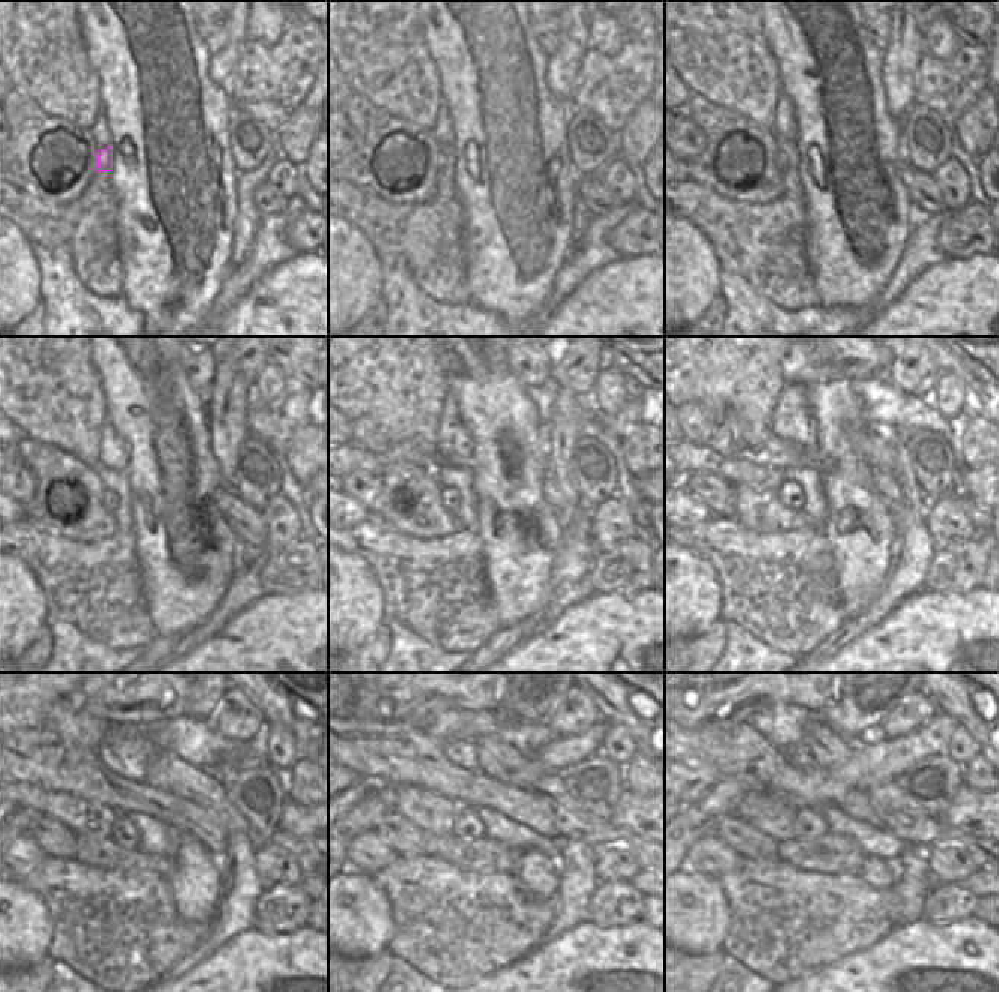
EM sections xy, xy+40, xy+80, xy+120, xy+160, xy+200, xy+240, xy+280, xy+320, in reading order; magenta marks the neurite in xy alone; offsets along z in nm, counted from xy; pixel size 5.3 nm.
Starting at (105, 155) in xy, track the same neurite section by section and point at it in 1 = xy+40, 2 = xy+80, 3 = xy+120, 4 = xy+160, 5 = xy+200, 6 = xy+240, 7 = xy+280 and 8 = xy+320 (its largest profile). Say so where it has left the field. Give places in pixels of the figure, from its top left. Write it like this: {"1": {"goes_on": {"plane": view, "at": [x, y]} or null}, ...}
{"1": {"goes_on": {"plane": "xy+40", "at": [441, 152]}}, "2": {"goes_on": {"plane": "xy+80", "at": [780, 161]}}, "3": {"goes_on": {"plane": "xy+120", "at": [110, 499]}}, "4": {"goes_on": {"plane": "xy+160", "at": [450, 497]}}, "5": {"goes_on": {"plane": "xy+200", "at": [791, 494]}}, "6": {"goes_on": {"plane": "xy+240", "at": [125, 833]}}, "7": {"goes_on": {"plane": "xy+280", "at": [467, 826]}}, "8": {"goes_on": {"plane": "xy+320", "at": [809, 824]}}}

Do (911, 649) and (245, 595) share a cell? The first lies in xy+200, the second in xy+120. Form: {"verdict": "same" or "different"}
{"verdict": "different"}

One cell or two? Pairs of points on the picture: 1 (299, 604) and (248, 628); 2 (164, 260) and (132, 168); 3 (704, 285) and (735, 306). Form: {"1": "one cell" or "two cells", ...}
{"1": "one cell", "2": "one cell", "3": "two cells"}

